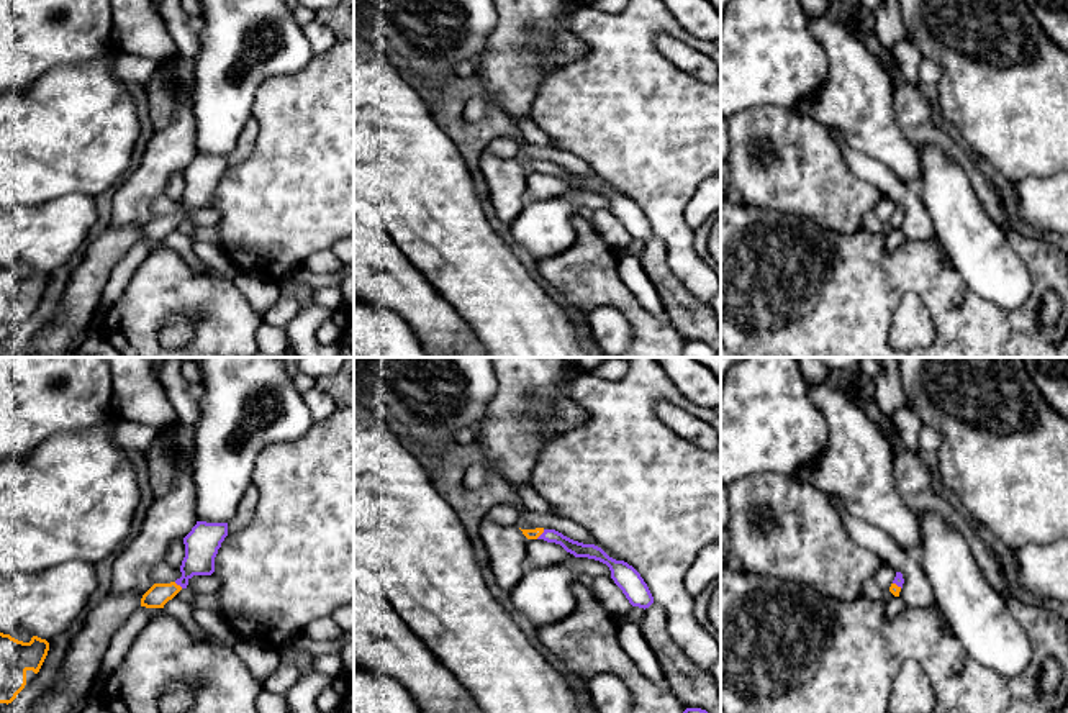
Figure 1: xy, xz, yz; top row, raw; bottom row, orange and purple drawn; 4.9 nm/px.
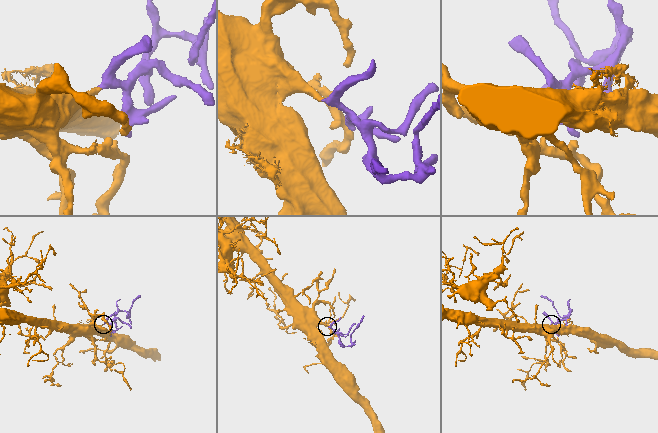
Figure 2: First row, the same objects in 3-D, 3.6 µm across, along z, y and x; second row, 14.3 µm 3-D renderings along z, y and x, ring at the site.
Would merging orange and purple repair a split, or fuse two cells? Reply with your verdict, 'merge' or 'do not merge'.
merge

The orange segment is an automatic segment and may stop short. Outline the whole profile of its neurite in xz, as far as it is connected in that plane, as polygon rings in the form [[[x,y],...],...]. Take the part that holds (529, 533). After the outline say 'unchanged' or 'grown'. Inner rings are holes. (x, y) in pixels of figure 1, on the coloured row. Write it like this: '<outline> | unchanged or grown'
[[[536,528],[521,531],[527,539],[555,543],[575,557],[588,557],[606,564],[611,570],[611,579],[622,590],[632,606],[645,610],[654,603],[654,597],[640,574],[627,562],[609,557],[601,547],[573,541],[555,529]]] | grown

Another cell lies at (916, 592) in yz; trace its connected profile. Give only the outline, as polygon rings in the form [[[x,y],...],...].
[[[829,495],[847,526],[849,536],[863,549],[875,552],[883,562],[903,574],[899,598],[906,608],[937,608],[934,590],[921,564],[921,549],[904,552],[883,529],[853,518],[837,497]]]

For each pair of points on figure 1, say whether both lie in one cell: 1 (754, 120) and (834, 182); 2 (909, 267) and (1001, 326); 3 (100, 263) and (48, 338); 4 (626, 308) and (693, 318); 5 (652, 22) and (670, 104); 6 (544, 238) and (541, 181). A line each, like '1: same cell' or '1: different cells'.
1: same cell
2: same cell
3: same cell
4: different cells
5: same cell
6: different cells

